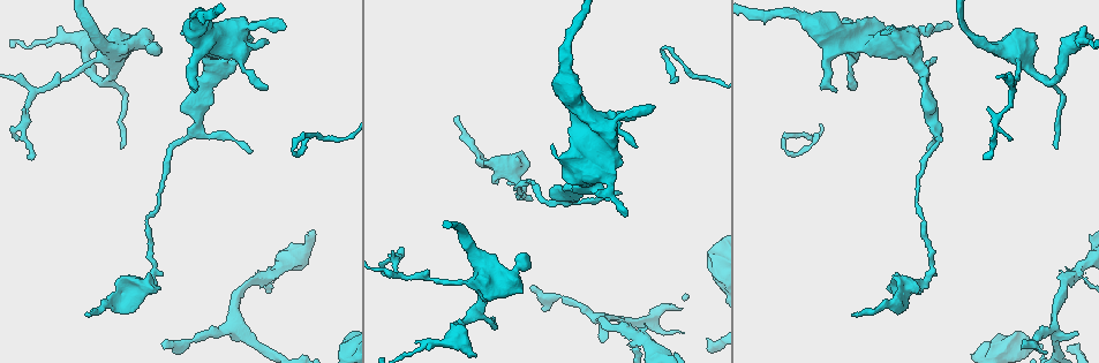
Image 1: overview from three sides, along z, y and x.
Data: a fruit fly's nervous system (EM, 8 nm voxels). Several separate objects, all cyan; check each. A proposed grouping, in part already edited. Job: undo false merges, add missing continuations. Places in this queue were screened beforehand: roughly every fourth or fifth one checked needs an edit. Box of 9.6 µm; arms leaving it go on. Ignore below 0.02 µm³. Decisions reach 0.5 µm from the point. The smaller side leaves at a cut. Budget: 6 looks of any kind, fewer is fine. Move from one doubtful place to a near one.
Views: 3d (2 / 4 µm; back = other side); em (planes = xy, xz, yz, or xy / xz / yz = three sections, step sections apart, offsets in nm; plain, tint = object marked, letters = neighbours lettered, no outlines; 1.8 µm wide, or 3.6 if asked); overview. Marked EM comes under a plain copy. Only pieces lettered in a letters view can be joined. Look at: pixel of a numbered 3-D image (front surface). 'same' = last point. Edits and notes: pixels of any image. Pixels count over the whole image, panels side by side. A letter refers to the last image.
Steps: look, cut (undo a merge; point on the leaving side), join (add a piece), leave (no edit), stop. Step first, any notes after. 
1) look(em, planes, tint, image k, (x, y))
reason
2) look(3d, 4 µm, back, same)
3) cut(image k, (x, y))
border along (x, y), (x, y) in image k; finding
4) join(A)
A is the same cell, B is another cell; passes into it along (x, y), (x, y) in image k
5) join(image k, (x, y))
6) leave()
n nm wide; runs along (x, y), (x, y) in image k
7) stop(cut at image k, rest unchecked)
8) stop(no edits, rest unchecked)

look(3d, 2 µm, image 1, (458, 117))

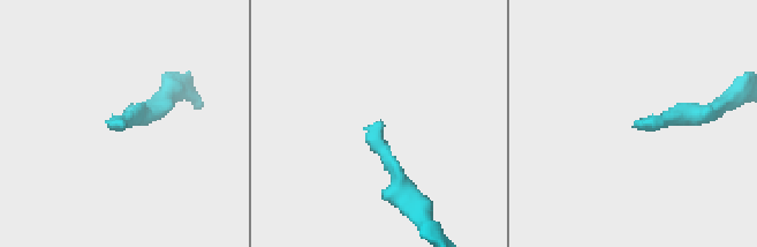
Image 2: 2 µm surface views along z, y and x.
look(em, planes, tint, image 2, (371, 126))
now the EM

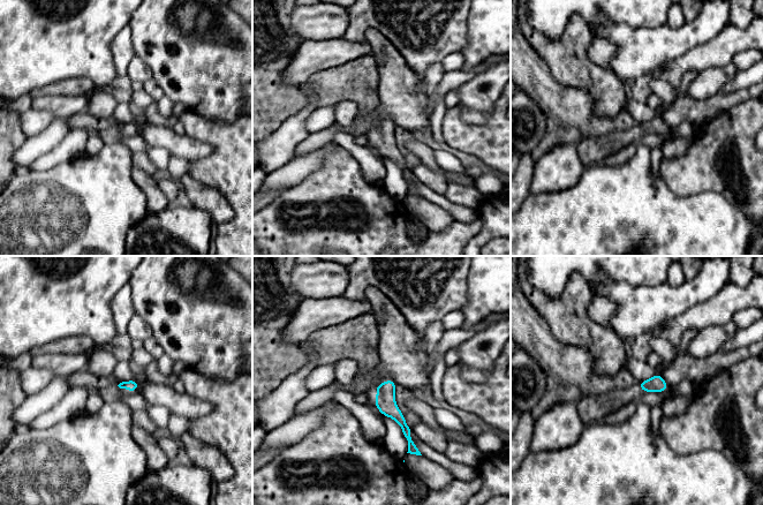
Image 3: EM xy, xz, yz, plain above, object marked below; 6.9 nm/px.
look(em, planes, letters, same)

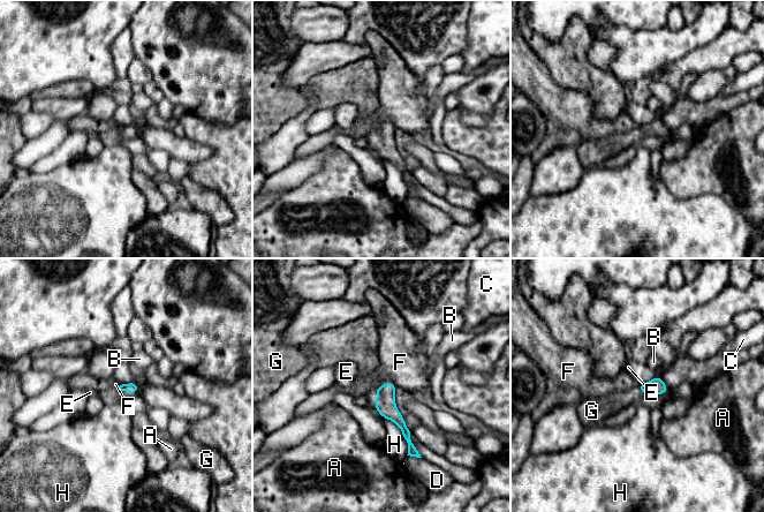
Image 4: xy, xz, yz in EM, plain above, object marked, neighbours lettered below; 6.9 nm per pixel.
leave()
A, B, C, D, E, F, G and H are other cells; runs along (388, 384), (410, 450) in image 4; none of them fits

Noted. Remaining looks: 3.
look(3d, 2 µm, back, image 1, (196, 91))
an open end

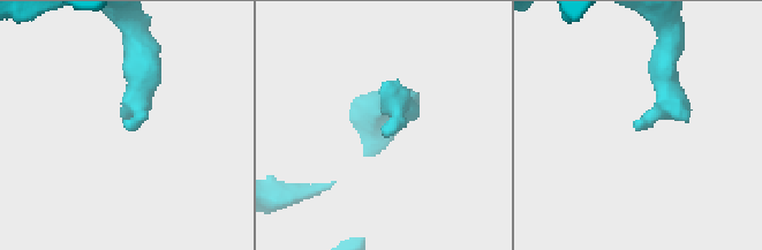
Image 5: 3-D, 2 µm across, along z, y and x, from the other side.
look(em, planes, letters, image 5, (385, 135))
now the EM

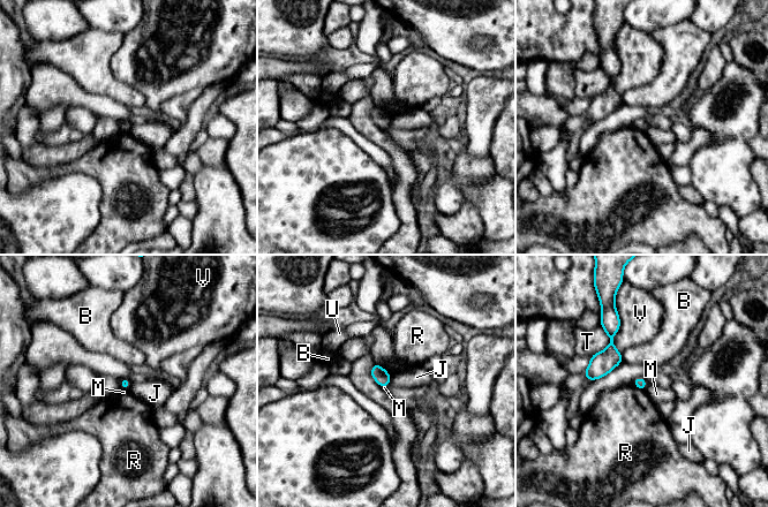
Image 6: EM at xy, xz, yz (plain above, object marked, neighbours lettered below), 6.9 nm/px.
leave()
B, J, M, R, T, U and V are other cells; border along (647, 384), (644, 391) in image 6; none of them fits

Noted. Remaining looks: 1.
stop(no edits, rest unchecked)

